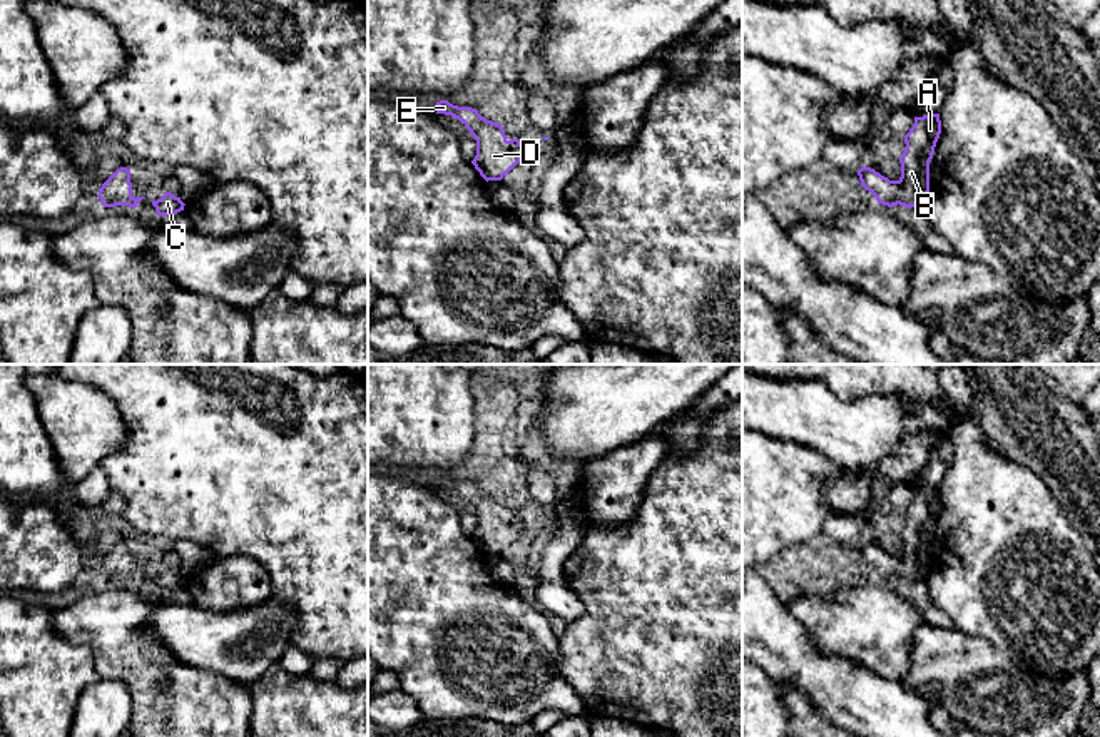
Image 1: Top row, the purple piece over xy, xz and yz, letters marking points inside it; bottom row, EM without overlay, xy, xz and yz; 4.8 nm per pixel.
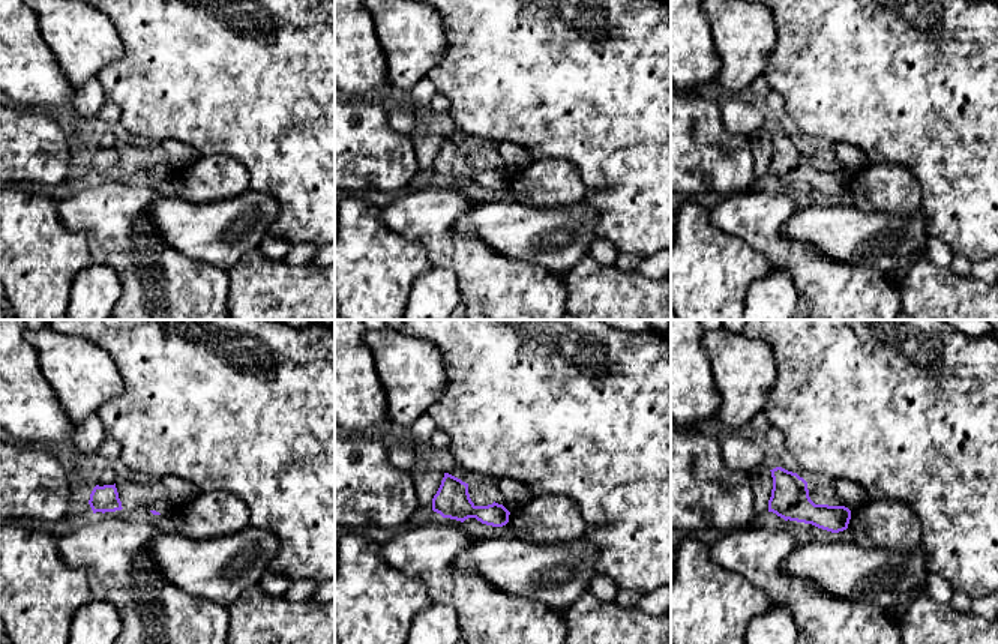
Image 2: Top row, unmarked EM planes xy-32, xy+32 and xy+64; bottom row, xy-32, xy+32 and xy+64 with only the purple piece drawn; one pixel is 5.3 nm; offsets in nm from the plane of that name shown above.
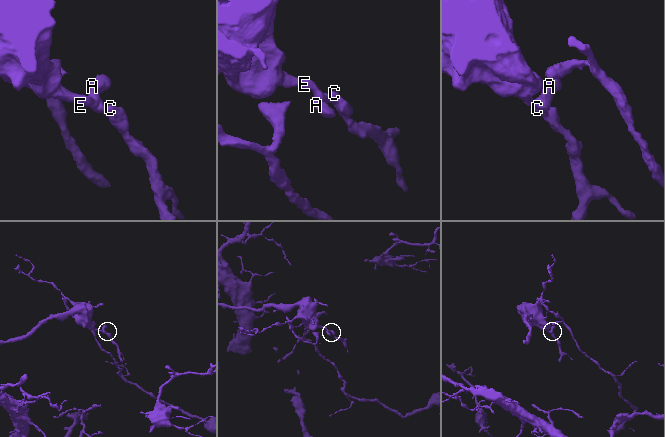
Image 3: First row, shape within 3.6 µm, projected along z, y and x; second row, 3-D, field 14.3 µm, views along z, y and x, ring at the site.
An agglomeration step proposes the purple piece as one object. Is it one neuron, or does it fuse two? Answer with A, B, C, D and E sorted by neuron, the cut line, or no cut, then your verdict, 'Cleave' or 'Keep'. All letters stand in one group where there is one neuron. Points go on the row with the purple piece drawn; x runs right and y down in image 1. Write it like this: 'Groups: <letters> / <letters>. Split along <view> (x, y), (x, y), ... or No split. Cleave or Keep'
Groups: A B C D E. No split. Keep

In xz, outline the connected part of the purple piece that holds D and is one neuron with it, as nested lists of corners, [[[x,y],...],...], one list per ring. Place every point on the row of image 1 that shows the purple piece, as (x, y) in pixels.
[[[448,100],[436,102],[436,114],[445,114],[465,124],[476,140],[476,155],[471,160],[480,175],[502,180],[523,157],[525,147],[518,139],[508,140],[502,124],[486,120],[471,107],[458,107]]]

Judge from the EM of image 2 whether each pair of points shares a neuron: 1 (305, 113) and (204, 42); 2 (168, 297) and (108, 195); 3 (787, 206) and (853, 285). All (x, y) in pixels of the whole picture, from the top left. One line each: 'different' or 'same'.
1: same
2: same
3: same

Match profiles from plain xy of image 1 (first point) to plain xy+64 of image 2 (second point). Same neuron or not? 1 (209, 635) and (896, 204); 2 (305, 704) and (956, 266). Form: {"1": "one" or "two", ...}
{"1": "two", "2": "two"}

